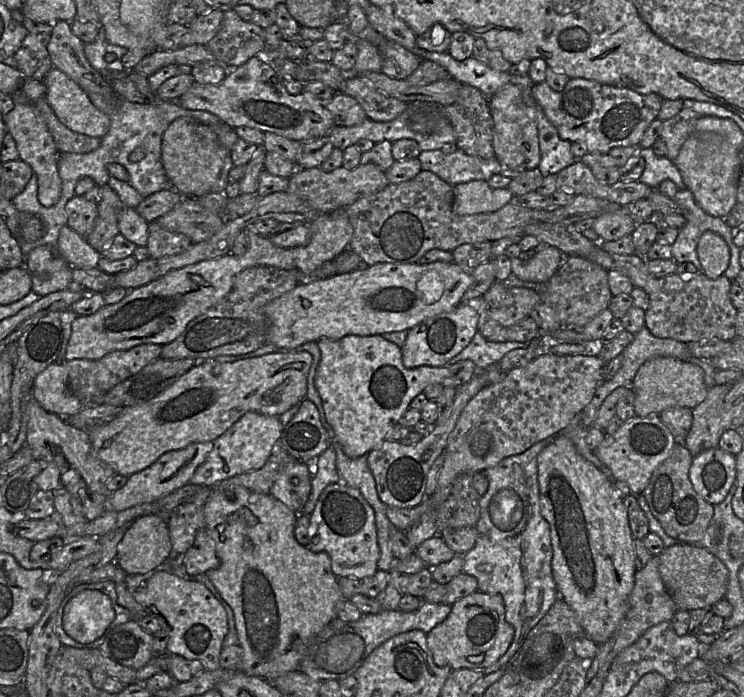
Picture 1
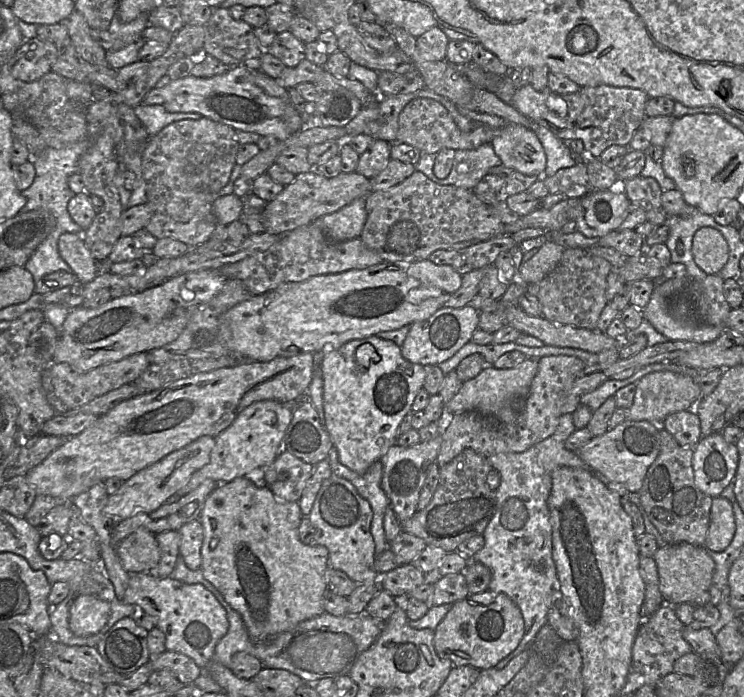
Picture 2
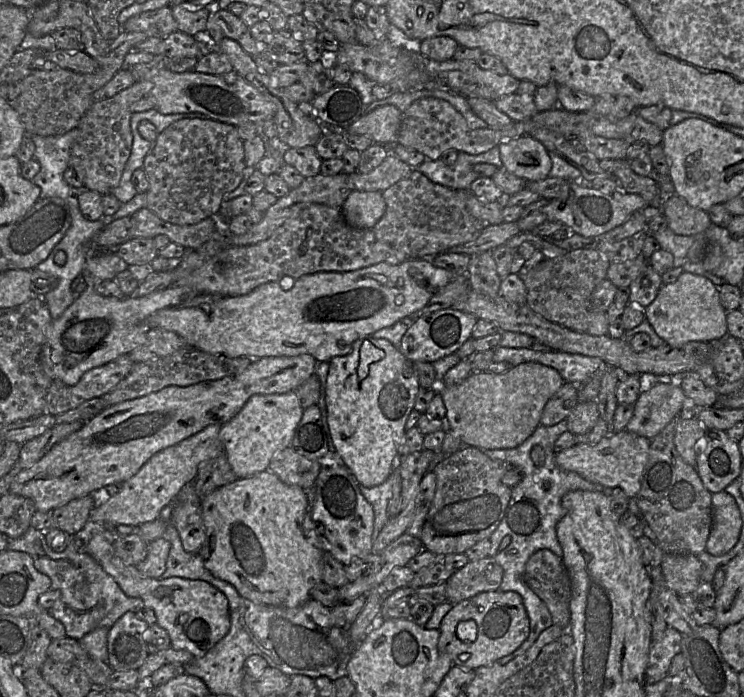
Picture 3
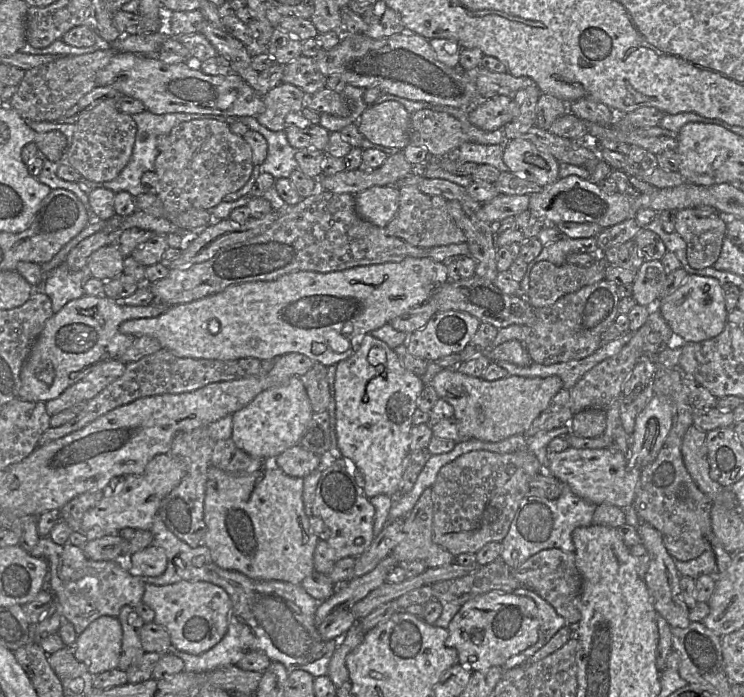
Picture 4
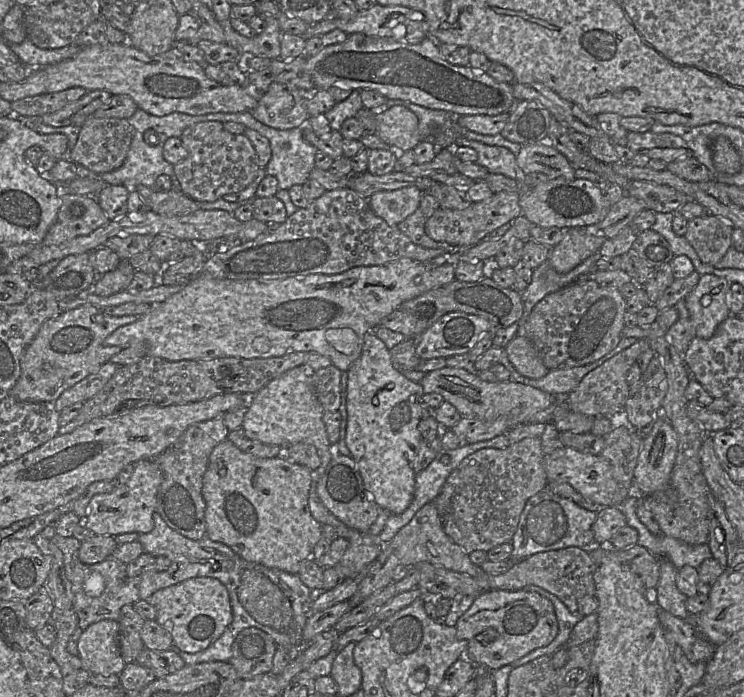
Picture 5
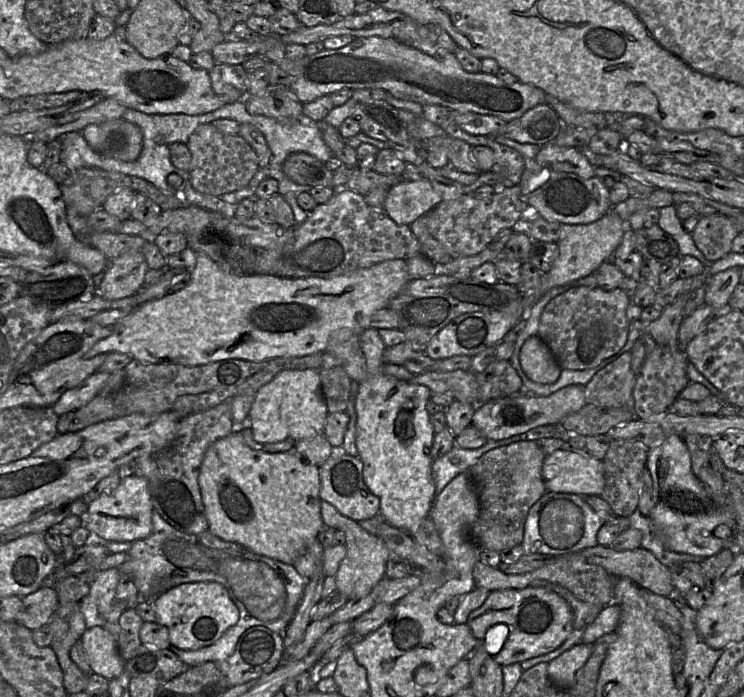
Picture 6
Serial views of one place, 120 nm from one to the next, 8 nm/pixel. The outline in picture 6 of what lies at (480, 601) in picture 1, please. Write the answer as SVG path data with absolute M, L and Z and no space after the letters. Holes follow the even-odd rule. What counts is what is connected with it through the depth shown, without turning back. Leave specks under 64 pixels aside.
M527 586L489 592L484 603L469 614L466 623L487 652L494 650L497 640L495 643L486 641L484 647L486 632L495 628L498 634L505 634L505 642L493 659L500 666L507 666L549 653L561 646L572 632L573 612L567 601L557 593L544 587Z

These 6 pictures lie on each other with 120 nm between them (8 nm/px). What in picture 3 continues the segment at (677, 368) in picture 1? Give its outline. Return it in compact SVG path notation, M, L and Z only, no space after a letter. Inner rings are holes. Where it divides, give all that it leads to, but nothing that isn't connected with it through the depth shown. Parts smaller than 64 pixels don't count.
M657 382L650 389L639 394L635 402L633 417L626 429L637 435L652 440L670 421L680 414L695 414L694 406L689 406L687 397L681 387L670 382Z

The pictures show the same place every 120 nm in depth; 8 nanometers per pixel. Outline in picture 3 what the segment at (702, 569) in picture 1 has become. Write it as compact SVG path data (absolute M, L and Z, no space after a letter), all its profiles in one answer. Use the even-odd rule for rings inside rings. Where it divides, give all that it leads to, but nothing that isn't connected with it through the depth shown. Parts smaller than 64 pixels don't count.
M665 553L660 566L665 585L678 596L692 594L701 583L702 563L696 555Z

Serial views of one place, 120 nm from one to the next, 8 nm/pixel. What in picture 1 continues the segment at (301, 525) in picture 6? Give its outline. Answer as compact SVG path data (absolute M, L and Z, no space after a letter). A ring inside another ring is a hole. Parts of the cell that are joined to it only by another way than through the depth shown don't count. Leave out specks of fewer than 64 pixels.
M216 485L212 488L212 494L204 504L205 528L215 543L215 551L220 560L220 565L218 568L209 570L205 574L233 611L239 645L243 649L242 672L249 676L272 680L288 672L297 671L312 640L332 620L338 619L337 605L344 599L338 578L333 574L331 569L330 556L324 551L318 553L312 552L308 547L302 546L297 542L294 529L298 513L291 510L271 494L257 493L238 485Z

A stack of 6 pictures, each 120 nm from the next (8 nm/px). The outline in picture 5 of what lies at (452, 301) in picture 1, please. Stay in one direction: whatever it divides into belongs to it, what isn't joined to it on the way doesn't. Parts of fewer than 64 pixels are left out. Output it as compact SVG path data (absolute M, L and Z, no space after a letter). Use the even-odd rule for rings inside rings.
M400 258L383 265L356 266L338 274L311 274L305 277L288 277L283 279L260 280L230 280L216 279L207 273L199 273L192 277L188 283L177 293L167 298L164 302L151 305L150 310L138 316L139 319L117 328L106 337L104 344L127 348L133 343L147 344L147 355L160 357L168 361L213 359L222 357L242 357L246 359L280 357L292 352L317 353L329 358L334 366L341 371L347 371L351 364L356 361L362 352L364 339L367 333L374 332L380 326L383 318L399 309L405 301L418 297L432 289L449 284L455 280L455 267L453 264L444 262L434 265L430 261L421 262L411 258Z

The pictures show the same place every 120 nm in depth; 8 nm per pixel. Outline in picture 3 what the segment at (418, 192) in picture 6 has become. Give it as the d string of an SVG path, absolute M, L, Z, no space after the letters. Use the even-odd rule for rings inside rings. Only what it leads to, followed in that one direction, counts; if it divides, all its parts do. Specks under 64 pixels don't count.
M352 191L340 208L344 220L352 227L372 229L386 210L380 191Z

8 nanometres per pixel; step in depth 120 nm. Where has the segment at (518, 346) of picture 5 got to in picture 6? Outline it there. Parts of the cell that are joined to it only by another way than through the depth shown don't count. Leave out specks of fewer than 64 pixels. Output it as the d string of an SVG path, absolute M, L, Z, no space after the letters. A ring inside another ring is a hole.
M537 336L525 340L519 361L526 377L540 384L556 382L562 371L547 344Z

